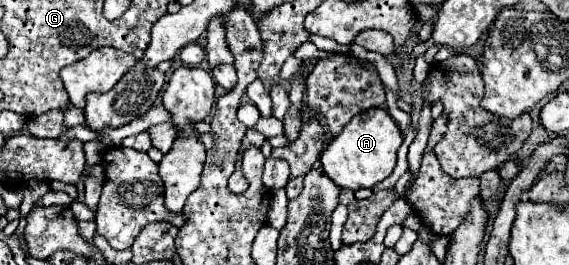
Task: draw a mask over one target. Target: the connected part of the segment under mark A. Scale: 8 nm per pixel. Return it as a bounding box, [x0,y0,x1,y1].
[321,107,403,189]

